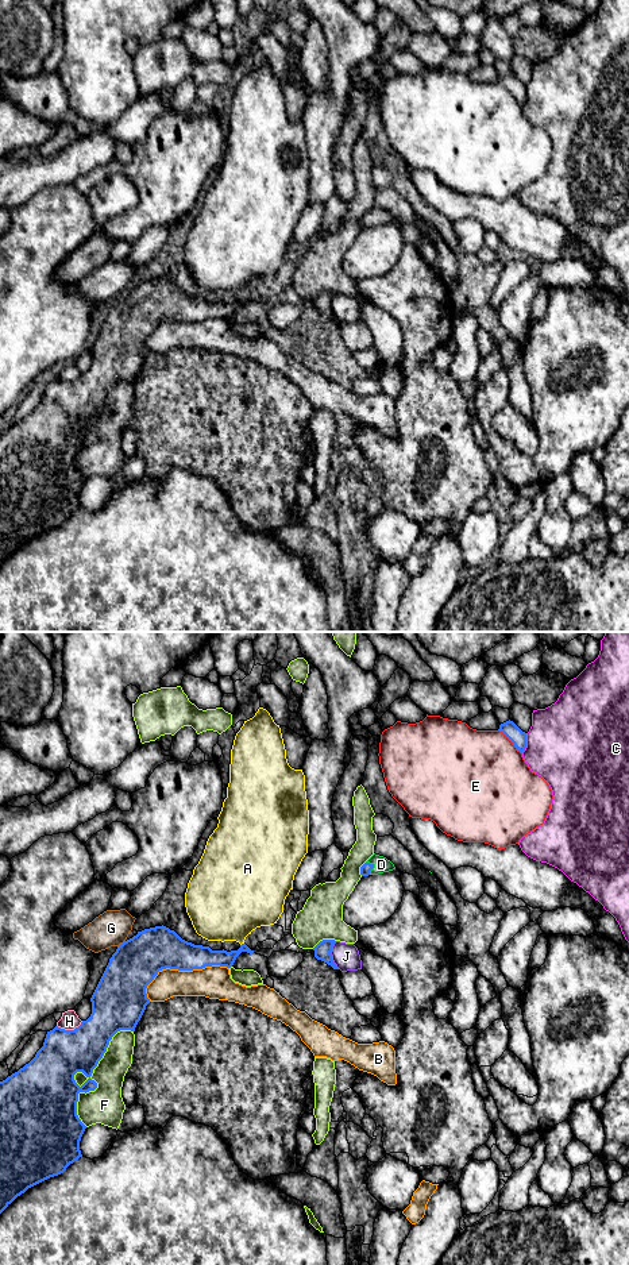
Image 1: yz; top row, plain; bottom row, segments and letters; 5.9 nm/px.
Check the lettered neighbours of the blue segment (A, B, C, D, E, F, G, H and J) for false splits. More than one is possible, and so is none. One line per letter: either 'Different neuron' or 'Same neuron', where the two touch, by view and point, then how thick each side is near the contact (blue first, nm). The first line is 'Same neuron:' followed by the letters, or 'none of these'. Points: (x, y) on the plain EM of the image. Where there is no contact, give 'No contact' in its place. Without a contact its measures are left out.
Same neuron: D
A: Different neuron. Touches blue at yz (242, 296). Thickness 130 nm (blue) against 420 nm
B: Different neuron. Touches blue at yz (182, 321). Thickness 260 nm (blue) against 200 nm
C: Different neuron. Touches blue at yz (525, 95). Thickness 90 nm (blue) against 480 nm
D: Same neuron. Touches blue at yz (373, 219). Thickness 60 nm (blue) against 100 nm
E: Different neuron. Touches blue at yz (510, 92). Thickness 90 nm (blue) against 480 nm
F: Different neuron. Touches blue at yz (89, 429). Thickness 320 nm (blue) against 220 nm
G: Different neuron. Touches blue at yz (120, 296). Thickness 280 nm (blue) against 200 nm
H: Different neuron. Touches blue at yz (69, 382). Thickness 280 nm (blue) against 110 nm
J: Different neuron. Touches blue at yz (331, 307). Thickness 100 nm (blue) against 160 nm

